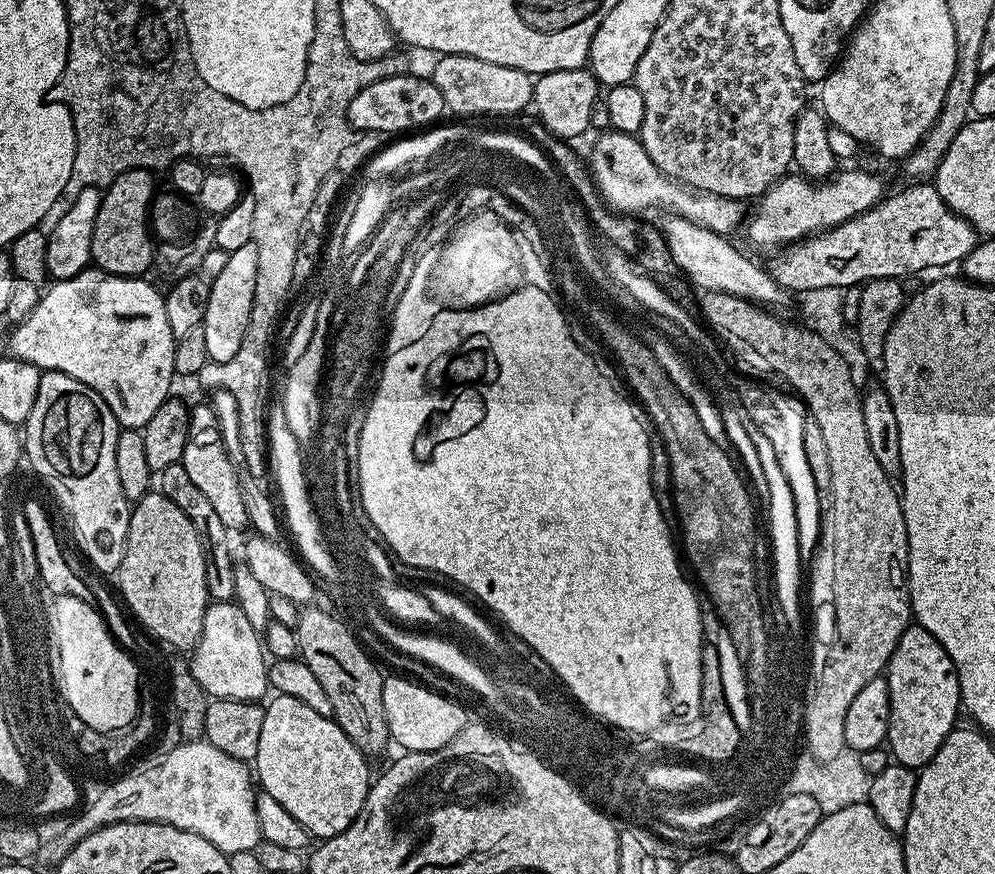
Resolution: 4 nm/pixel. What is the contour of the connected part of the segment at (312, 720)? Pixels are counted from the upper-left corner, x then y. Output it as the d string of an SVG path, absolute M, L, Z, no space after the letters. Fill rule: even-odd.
M279 694L273 695L273 697L272 701L270 701L271 699L267 701L264 708L262 734L258 738L258 754L254 761L254 776L258 781L259 787L263 791L268 792L270 798L275 798L287 810L290 818L294 818L308 831L309 837L328 840L332 836L342 834L342 830L346 830L346 826L350 826L350 822L354 822L354 818L358 818L358 814L368 797L370 787L370 775L368 776L369 761L366 759L364 753L358 750L358 746L354 746L354 742L350 742L350 738L346 738L346 734L336 725L335 720L331 716L323 716L322 714L318 714L318 710L310 710L310 706L306 706L306 702L298 702L298 698L290 698L289 696L281 696Z

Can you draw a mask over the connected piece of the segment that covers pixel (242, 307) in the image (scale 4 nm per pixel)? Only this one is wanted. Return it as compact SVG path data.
M253 244L228 253L222 274L211 277L210 302L206 306L203 330L206 334L208 359L213 365L225 364L238 354L242 334L250 322L250 306L254 302L254 282L258 278L258 250Z

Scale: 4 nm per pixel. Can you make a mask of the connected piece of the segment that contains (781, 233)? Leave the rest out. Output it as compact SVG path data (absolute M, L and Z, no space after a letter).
M840 170L834 178L823 182L799 174L789 174L767 188L764 195L759 197L755 205L756 213L751 213L746 224L748 240L760 248L772 248L771 250L791 246L870 210L881 199L882 192L876 189L875 178L868 176L864 180L860 172Z

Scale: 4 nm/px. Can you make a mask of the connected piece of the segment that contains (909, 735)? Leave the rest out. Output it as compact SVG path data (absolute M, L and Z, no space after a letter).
M909 623L898 638L894 654L886 669L890 694L890 722L886 748L892 751L891 759L907 768L919 770L938 754L942 742L957 727L956 715L962 712L960 683L950 654L922 625Z

